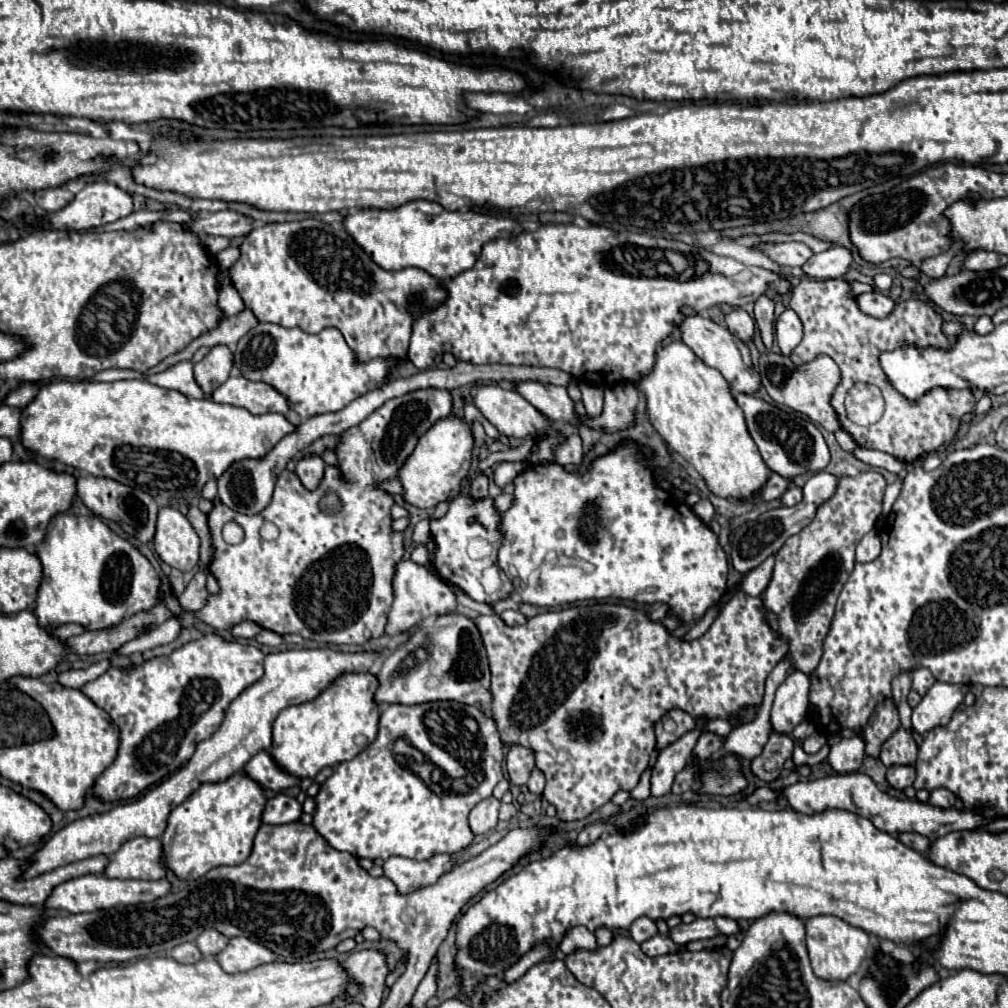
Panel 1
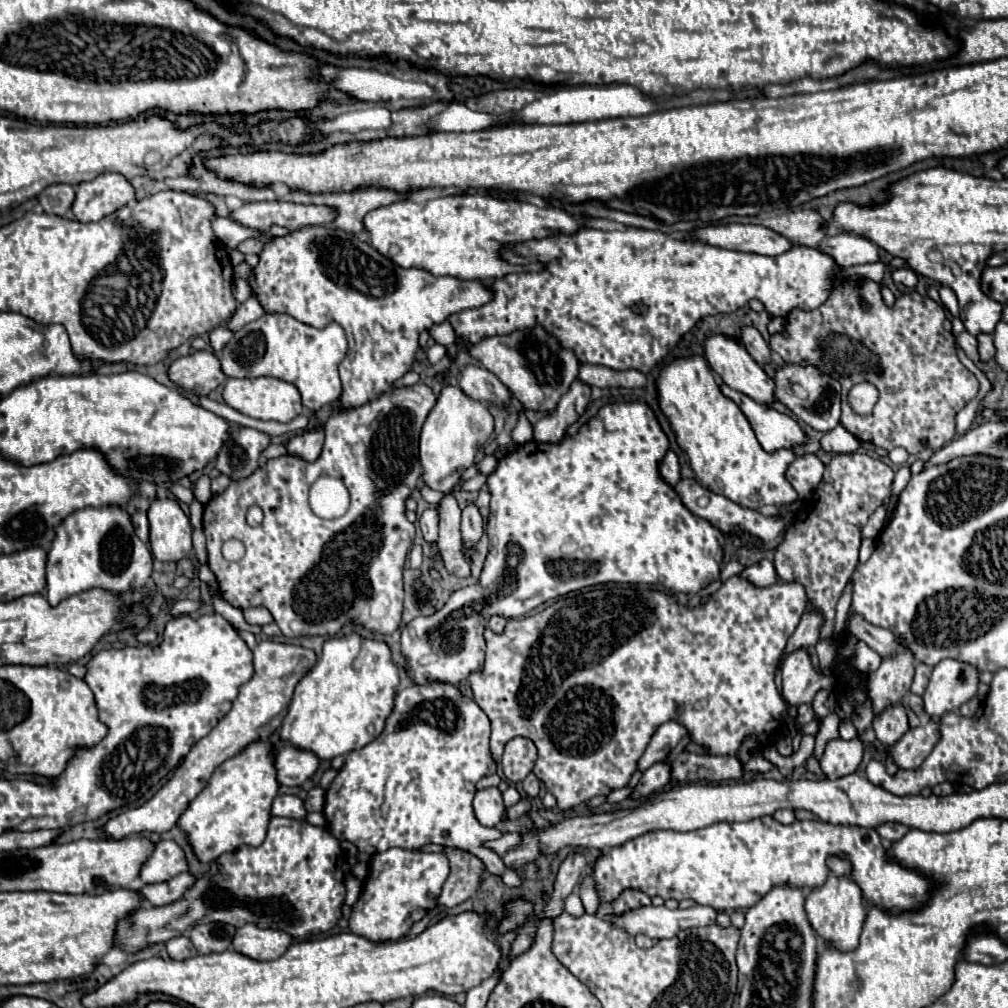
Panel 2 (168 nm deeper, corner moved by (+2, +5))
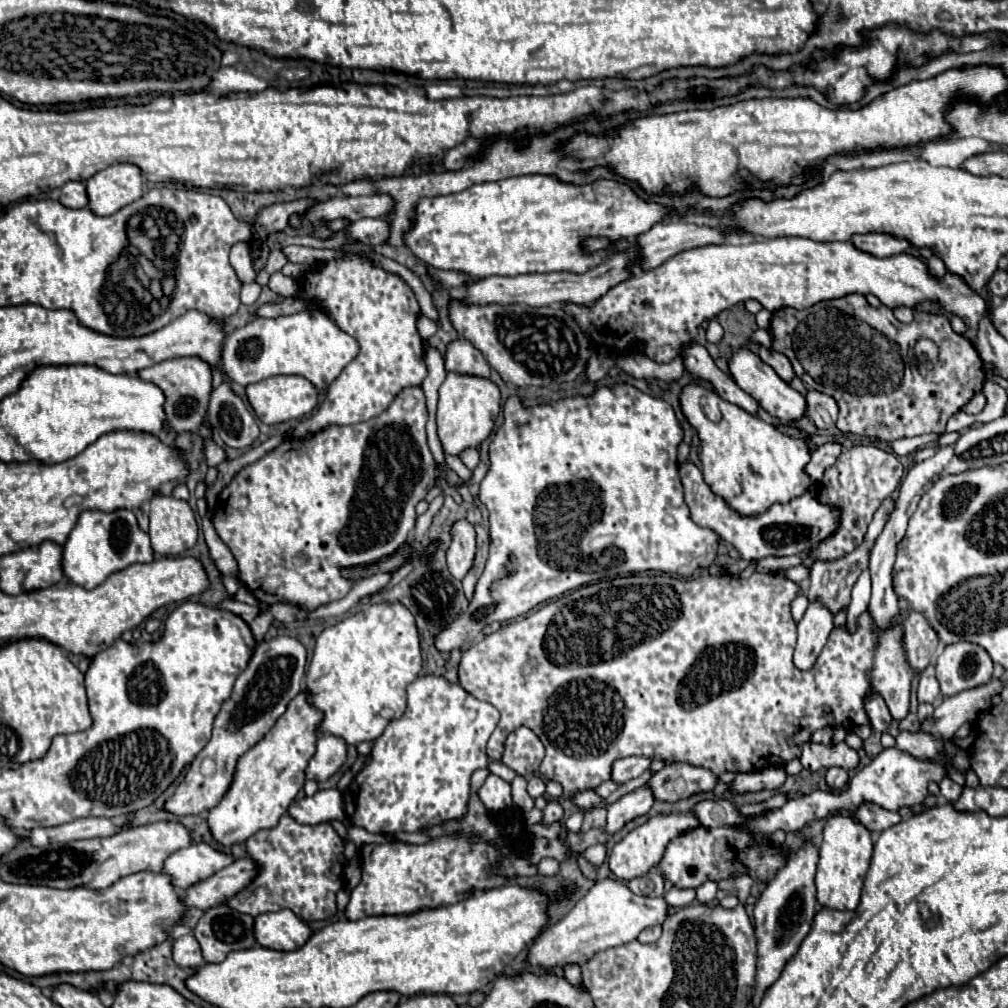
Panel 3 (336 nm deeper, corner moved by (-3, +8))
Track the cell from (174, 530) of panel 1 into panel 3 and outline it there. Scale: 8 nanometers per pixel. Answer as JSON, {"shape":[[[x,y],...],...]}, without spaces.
{"shape":[[[155,495],[149,505],[149,521],[149,537],[155,553],[175,557],[193,549],[199,527],[187,501]]]}

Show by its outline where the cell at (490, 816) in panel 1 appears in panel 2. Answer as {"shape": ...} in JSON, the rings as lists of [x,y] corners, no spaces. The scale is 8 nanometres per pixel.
{"shape":[[[498,788],[478,790],[474,796],[474,814],[480,824],[496,826],[504,814],[506,806],[502,802],[502,794]]]}

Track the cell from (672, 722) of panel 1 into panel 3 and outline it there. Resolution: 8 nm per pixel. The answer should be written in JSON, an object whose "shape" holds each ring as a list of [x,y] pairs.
{"shape":[[[627,757],[613,763],[613,781],[625,783],[629,779],[637,779],[649,765],[653,763],[651,757]]]}

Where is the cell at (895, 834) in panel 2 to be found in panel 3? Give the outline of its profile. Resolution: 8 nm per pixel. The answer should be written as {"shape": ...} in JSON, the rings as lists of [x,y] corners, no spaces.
{"shape":[[[867,803],[867,807],[859,807],[859,811],[855,811],[855,815],[859,817],[859,821],[869,829],[869,831],[885,831],[893,825],[897,825],[901,821],[899,813],[875,807],[871,803]]]}

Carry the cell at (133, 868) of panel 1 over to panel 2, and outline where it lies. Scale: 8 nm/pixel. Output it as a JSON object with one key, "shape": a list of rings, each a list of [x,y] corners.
{"shape":[[[170,840],[156,842],[154,854],[144,862],[140,880],[144,884],[158,884],[168,882],[170,878],[188,872],[188,860],[184,850]]]}

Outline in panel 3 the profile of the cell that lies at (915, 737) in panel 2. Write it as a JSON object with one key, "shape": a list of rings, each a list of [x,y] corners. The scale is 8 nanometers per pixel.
{"shape":[[[993,679],[983,687],[975,687],[955,697],[943,699],[933,717],[919,723],[919,731],[935,735],[943,741],[951,739],[965,721],[977,721],[985,711],[989,711],[989,697],[1001,693],[1001,689],[1003,683],[999,679]]]}

